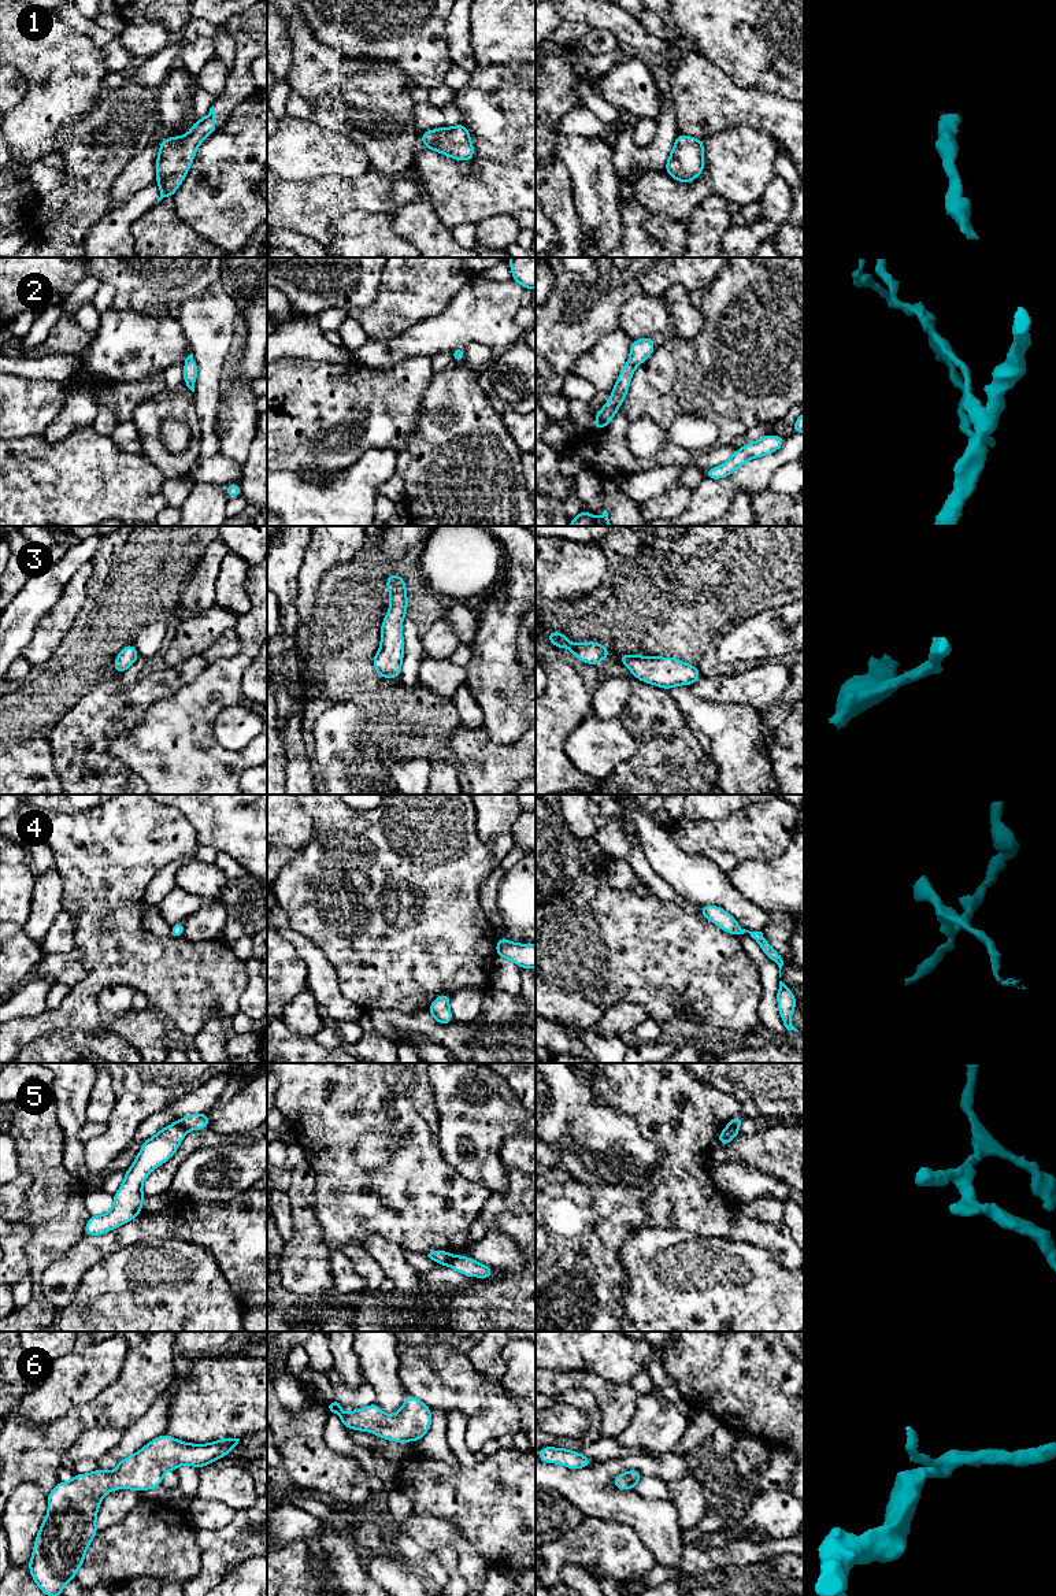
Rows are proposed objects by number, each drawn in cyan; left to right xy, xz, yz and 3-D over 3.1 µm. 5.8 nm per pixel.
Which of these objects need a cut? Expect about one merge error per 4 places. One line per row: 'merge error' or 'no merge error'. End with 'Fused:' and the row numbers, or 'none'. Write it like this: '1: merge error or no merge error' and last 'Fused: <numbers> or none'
1: no merge error
2: no merge error
3: no merge error
4: no merge error
5: no merge error
6: no merge error
Fused: none

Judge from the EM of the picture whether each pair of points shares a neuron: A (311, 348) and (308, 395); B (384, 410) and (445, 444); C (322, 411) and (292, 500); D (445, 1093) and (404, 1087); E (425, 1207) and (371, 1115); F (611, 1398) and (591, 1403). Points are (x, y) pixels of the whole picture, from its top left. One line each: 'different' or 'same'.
A: different
B: different
C: different
D: different
E: same
F: different

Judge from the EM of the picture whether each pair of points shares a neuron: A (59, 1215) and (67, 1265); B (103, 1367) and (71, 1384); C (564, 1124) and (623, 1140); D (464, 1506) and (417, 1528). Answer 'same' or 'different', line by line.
A: different
B: same
C: same
D: different

